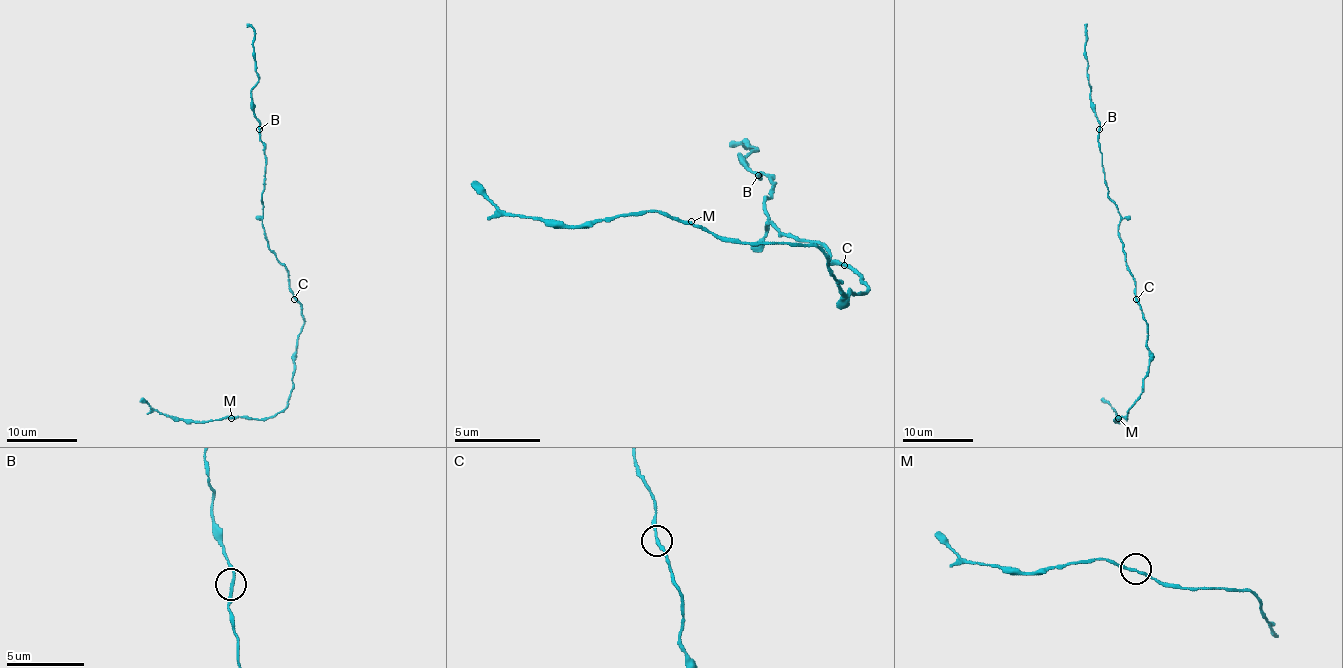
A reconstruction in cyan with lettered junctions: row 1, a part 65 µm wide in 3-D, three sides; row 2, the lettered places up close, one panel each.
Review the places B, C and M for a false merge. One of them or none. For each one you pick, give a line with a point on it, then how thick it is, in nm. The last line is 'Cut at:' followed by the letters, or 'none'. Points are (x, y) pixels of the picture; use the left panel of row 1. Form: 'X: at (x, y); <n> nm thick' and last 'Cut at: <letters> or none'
Cut at: none

